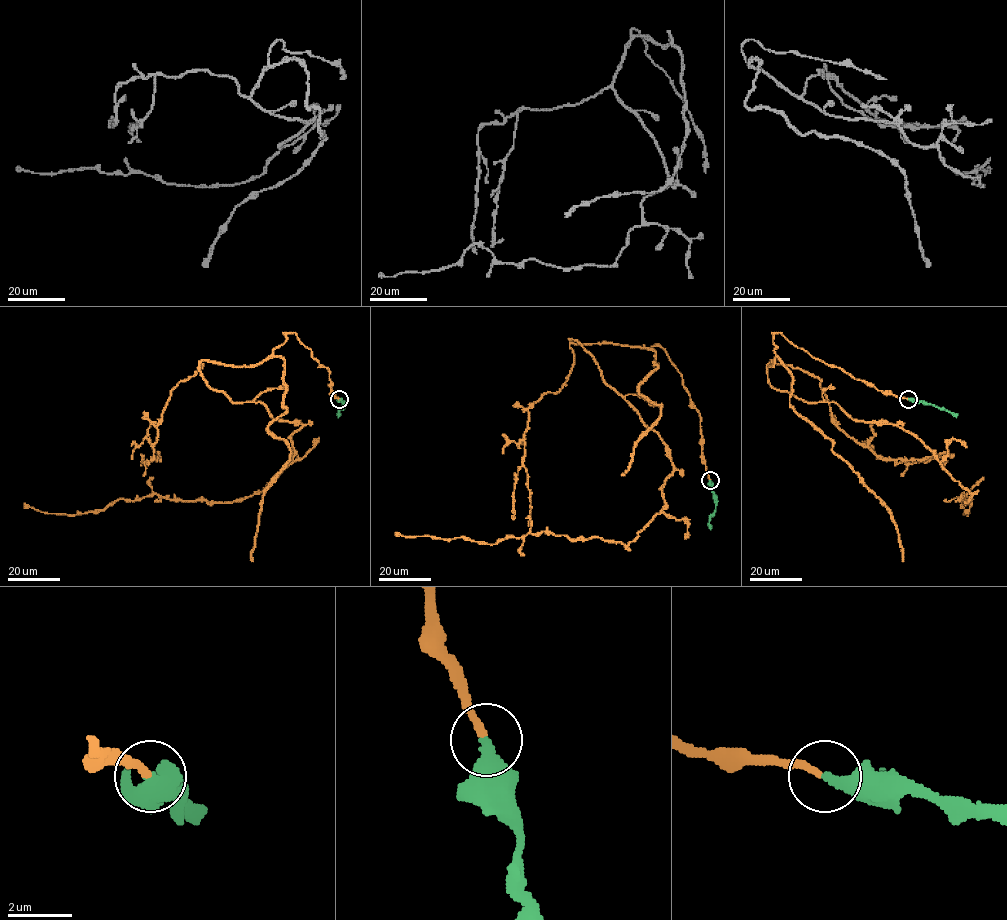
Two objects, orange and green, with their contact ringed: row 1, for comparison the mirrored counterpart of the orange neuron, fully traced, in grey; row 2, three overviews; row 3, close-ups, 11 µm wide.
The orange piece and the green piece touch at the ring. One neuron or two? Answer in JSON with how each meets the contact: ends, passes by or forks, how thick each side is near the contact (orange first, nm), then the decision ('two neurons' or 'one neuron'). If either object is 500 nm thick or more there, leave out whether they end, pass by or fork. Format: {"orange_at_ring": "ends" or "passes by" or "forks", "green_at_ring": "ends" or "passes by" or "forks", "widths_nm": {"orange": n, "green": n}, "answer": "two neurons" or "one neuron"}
{"orange_at_ring": "ends", "green_at_ring": "ends", "widths_nm": {"orange": 220, "green": 360}, "answer": "one neuron"}

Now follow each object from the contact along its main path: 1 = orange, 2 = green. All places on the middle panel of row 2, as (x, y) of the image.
1: (710, 479), (700, 416), (665, 351), (570, 338), (667, 450), (661, 510), (626, 545), (394, 532)
2: (710, 480), (715, 503), (715, 511), (709, 521), (710, 529)

